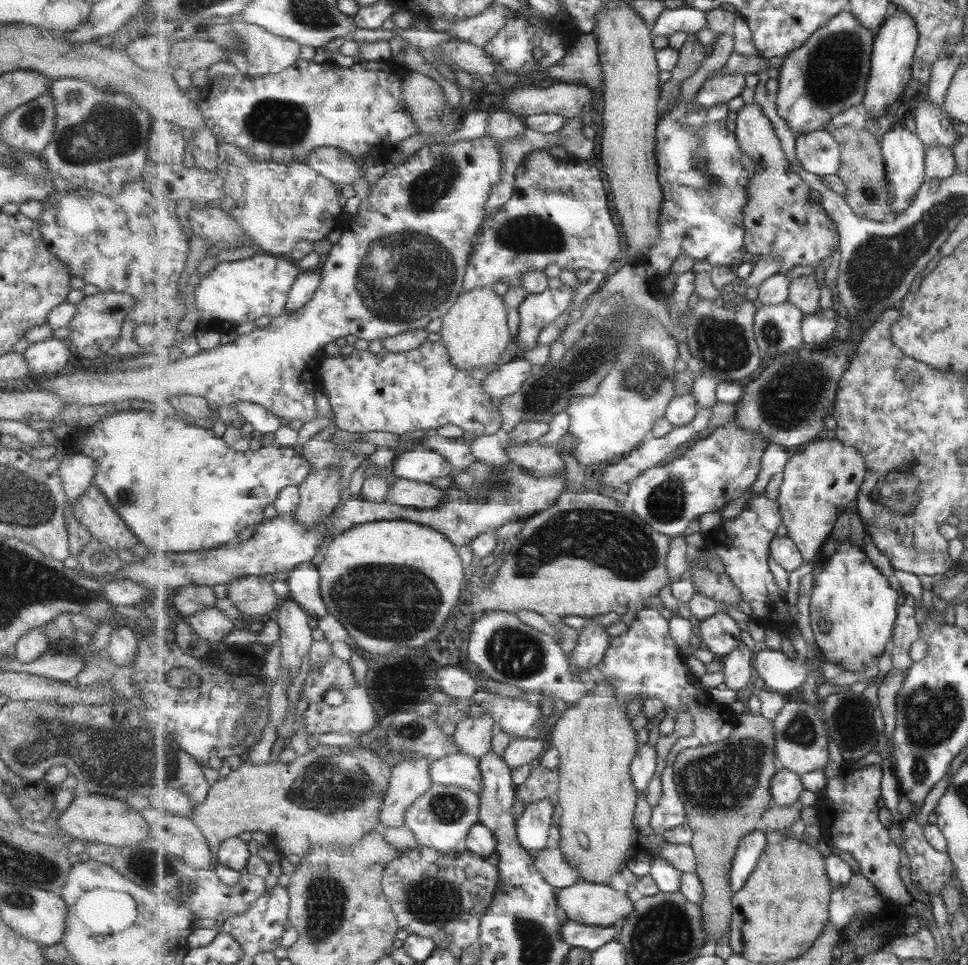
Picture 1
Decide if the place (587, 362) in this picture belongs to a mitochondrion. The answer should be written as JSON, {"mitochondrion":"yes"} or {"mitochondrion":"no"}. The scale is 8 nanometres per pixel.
{"mitochondrion":"yes"}

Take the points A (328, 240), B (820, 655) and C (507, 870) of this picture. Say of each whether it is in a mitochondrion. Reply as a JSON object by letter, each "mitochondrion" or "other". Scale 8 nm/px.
{"A":"other","B":"other","C":"other"}

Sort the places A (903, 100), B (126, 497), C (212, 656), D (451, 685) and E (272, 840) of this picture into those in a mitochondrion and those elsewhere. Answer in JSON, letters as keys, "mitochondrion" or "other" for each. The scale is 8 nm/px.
{"A":"other","B":"mitochondrion","C":"other","D":"other","E":"other"}

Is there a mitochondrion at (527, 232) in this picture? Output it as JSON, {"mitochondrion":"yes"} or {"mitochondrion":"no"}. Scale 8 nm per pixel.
{"mitochondrion":"yes"}

